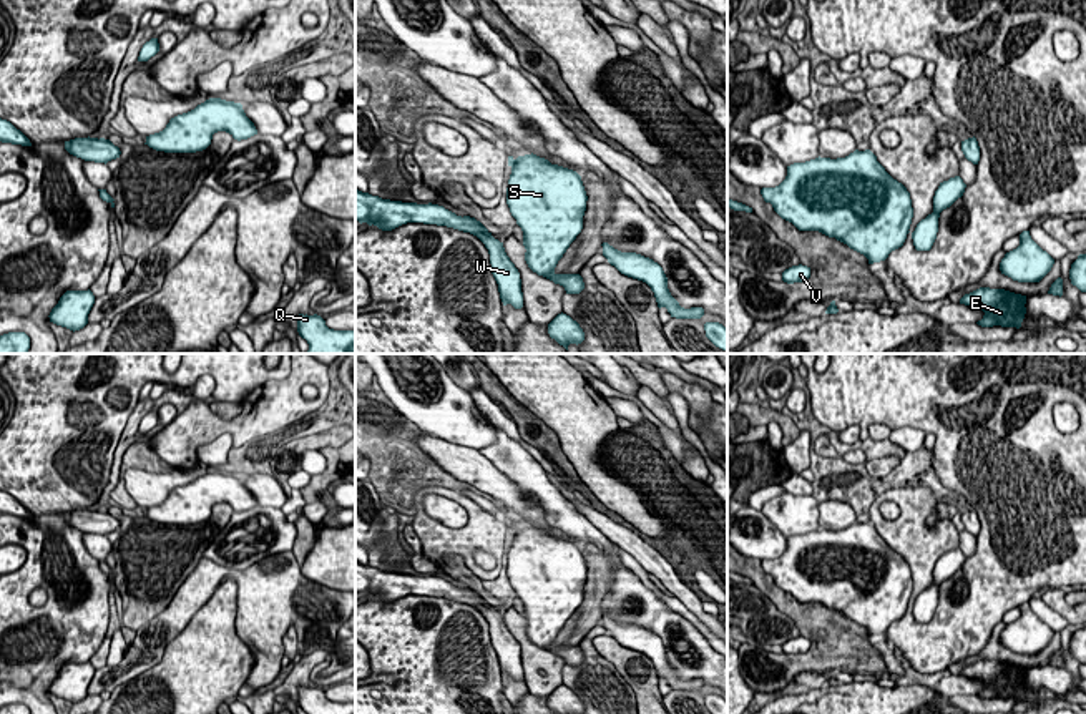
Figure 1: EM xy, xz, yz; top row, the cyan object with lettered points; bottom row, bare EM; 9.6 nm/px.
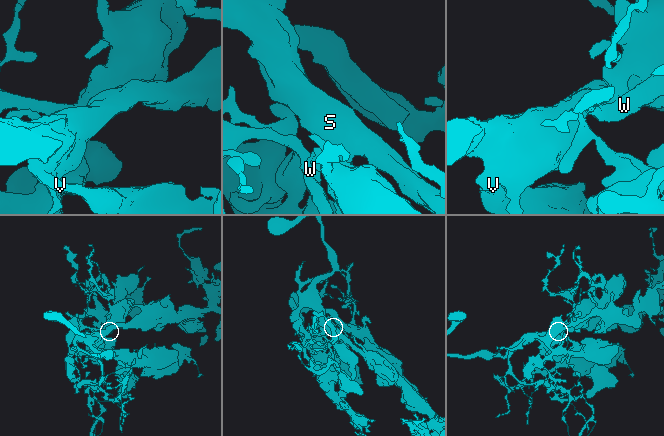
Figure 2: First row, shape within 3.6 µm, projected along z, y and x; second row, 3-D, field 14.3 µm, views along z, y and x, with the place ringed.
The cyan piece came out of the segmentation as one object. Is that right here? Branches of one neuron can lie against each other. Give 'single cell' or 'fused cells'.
single cell

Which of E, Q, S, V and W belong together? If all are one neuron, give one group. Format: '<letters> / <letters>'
E Q S V W

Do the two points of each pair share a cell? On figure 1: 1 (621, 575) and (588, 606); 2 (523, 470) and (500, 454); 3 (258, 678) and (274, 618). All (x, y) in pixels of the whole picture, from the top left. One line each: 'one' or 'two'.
1: two
2: one
3: one

